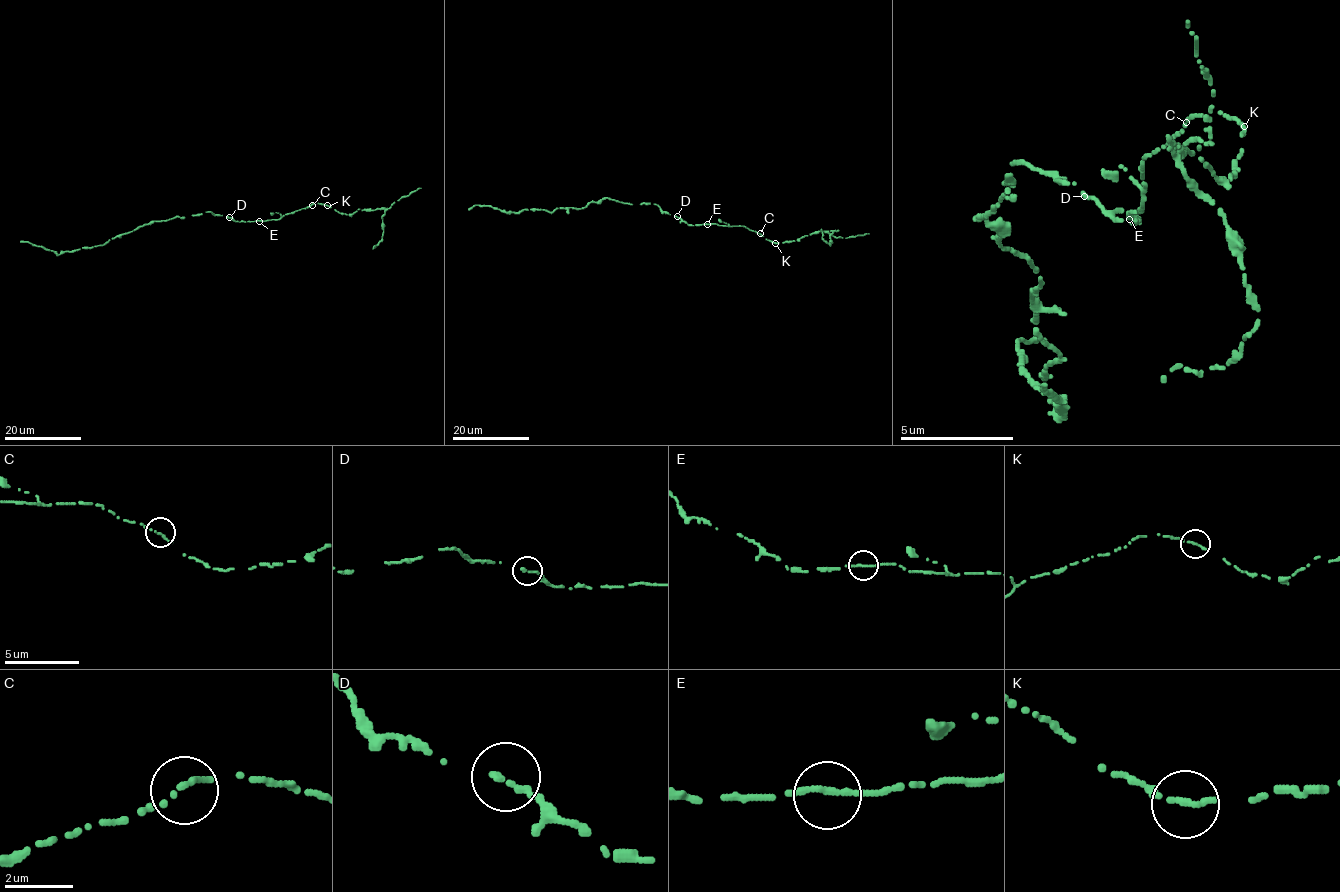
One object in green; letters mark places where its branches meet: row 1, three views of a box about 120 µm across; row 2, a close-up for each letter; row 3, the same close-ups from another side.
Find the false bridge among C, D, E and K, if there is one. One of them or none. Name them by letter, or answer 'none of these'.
K

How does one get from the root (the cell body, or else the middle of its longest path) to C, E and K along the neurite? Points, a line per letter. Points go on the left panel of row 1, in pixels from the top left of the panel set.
C: (227, 216), (239, 222), (266, 221), (279, 219), (312, 205)
E: (227, 216), (239, 222), (259, 221)
K: (227, 216), (239, 222), (266, 221), (279, 219), (313, 204), (327, 206)

